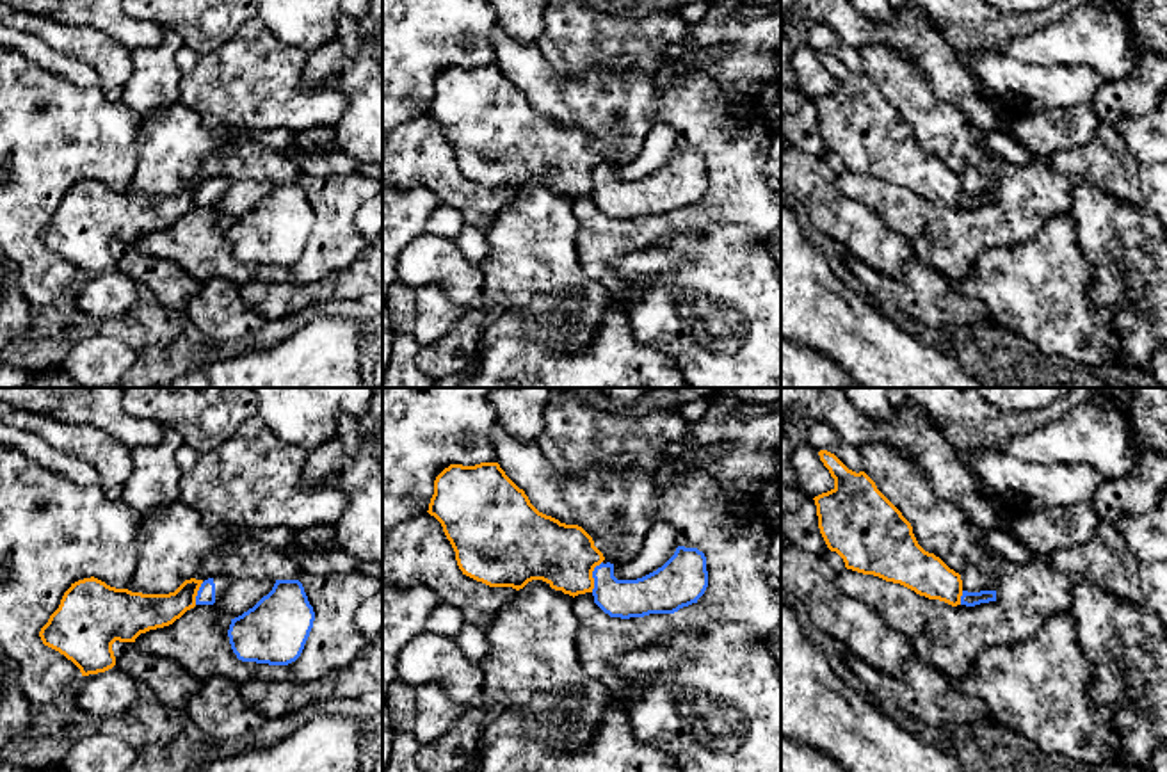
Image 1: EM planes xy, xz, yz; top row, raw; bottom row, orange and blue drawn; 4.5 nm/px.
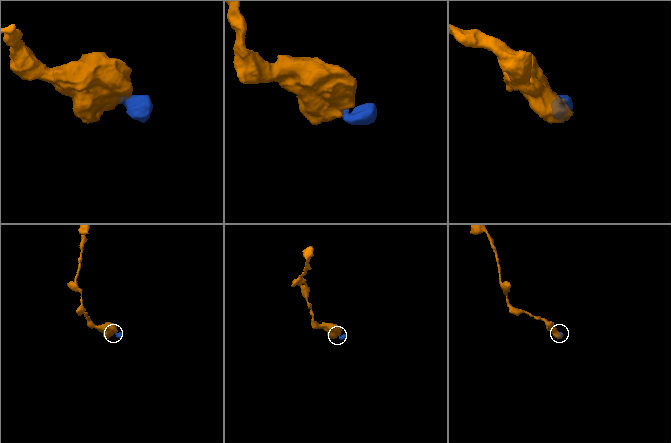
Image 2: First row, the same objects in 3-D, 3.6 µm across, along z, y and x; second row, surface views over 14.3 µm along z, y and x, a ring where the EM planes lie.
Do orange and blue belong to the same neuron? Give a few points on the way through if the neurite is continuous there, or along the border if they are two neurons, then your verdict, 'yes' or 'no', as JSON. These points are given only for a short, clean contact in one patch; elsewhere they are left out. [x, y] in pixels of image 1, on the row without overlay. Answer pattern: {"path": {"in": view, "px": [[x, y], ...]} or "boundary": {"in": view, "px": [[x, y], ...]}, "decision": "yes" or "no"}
{"path": {"in": "xz", "px": [[564, 157], [591, 178], [619, 200]]}, "decision": "yes"}

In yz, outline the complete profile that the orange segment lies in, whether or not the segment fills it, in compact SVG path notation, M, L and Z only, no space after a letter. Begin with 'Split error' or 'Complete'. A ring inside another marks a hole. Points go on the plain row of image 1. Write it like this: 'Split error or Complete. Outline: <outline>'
Split error. Outline: M818 53L834 89L815 98L818 130L847 171L900 185L952 208L996 203L996 192L968 194L961 176L925 153L911 125L865 73L849 71L834 55Z

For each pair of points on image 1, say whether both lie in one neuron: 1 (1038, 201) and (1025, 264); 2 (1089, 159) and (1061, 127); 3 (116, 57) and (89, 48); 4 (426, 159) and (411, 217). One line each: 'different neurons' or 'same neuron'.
1: different neurons
2: different neurons
3: same neuron
4: different neurons

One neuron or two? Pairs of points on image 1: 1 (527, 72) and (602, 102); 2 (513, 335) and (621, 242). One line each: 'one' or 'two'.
1: one
2: two

